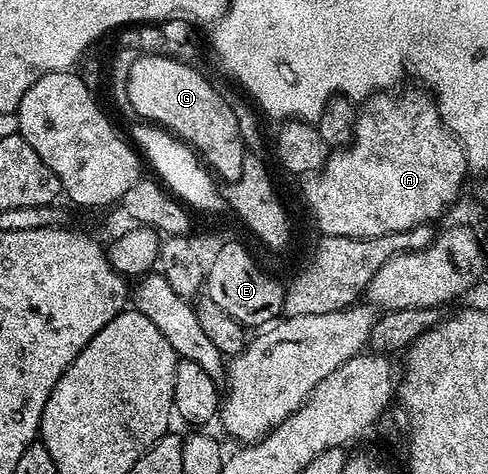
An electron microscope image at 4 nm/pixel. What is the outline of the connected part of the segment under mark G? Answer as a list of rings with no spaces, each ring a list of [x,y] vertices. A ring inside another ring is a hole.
[[[141,57],[131,67],[130,78],[127,79],[127,95],[130,97],[131,107],[134,108],[138,118],[168,130],[174,137],[180,138],[186,145],[196,150],[197,156],[222,182],[237,181],[243,175],[244,161],[247,156],[244,139],[239,133],[239,123],[236,122],[231,107],[227,107],[223,93],[220,93],[197,69],[199,68],[185,65],[173,57]]]

